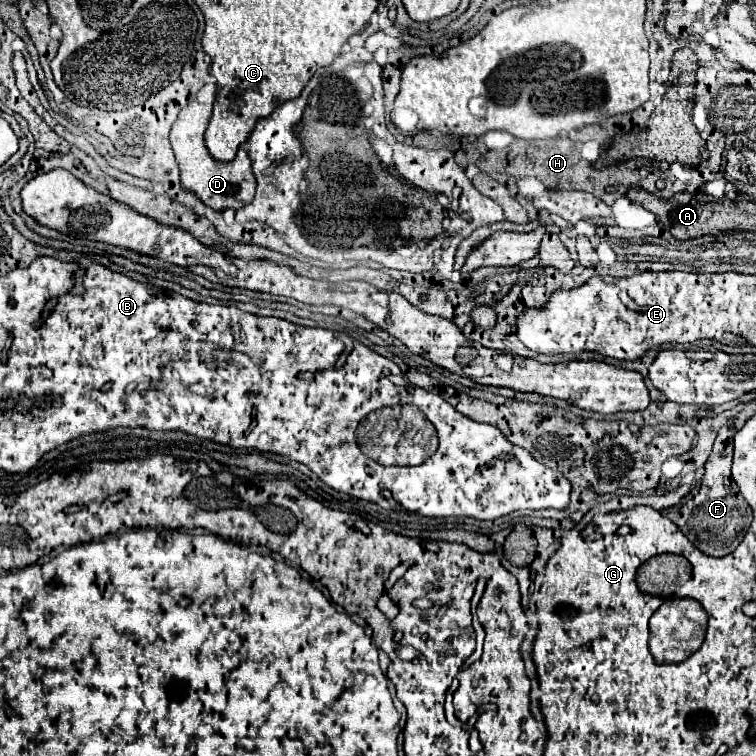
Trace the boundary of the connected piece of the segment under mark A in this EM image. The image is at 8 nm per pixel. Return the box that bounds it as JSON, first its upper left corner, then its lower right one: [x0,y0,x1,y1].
[627,187,735,237]

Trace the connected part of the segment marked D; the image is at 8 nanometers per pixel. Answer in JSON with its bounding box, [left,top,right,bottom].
[169,83,257,211]

